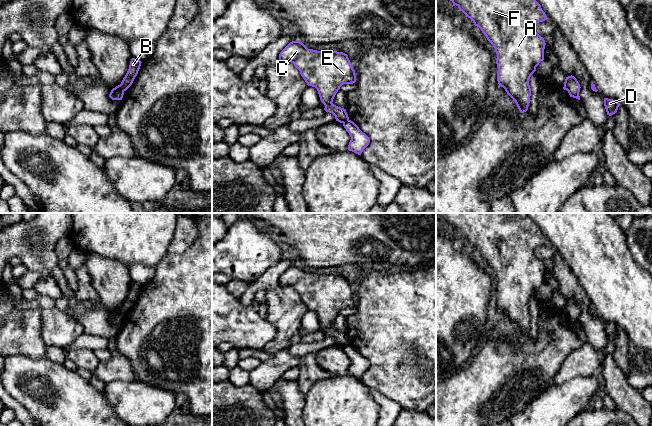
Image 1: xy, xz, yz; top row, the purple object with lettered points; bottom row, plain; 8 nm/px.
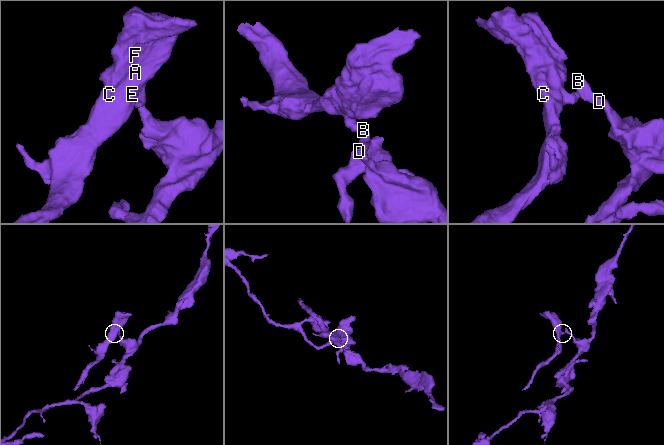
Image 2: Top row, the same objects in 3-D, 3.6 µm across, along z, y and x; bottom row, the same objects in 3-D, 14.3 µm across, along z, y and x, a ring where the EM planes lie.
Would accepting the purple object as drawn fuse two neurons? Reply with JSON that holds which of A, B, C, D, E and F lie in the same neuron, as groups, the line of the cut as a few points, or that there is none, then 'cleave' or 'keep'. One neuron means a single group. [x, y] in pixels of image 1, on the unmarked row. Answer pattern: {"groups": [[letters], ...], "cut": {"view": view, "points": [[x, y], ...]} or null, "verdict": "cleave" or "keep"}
{"groups": [["A", "C", "E", "F"], ["B", "D"]], "cut": {"view": "xy", "points": [[119, 309], [123, 315]]}, "verdict": "cleave"}

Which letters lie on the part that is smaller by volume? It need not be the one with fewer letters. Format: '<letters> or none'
A, C, E, F

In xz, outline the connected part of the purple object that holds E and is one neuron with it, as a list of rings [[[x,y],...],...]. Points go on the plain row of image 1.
[[[299,264],[290,266],[279,278],[280,286],[291,286],[300,295],[301,300],[308,310],[315,311],[318,315],[321,326],[325,329],[324,334],[332,337],[336,345],[344,347],[349,344],[346,333],[334,329],[333,323],[343,308],[353,308],[356,306],[355,294],[343,276],[333,274],[317,275],[308,273]]]

